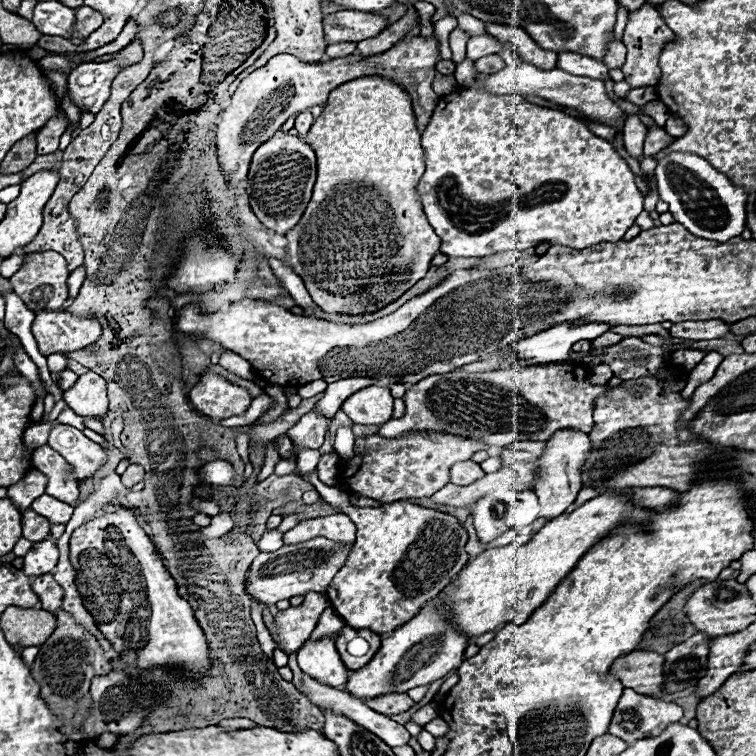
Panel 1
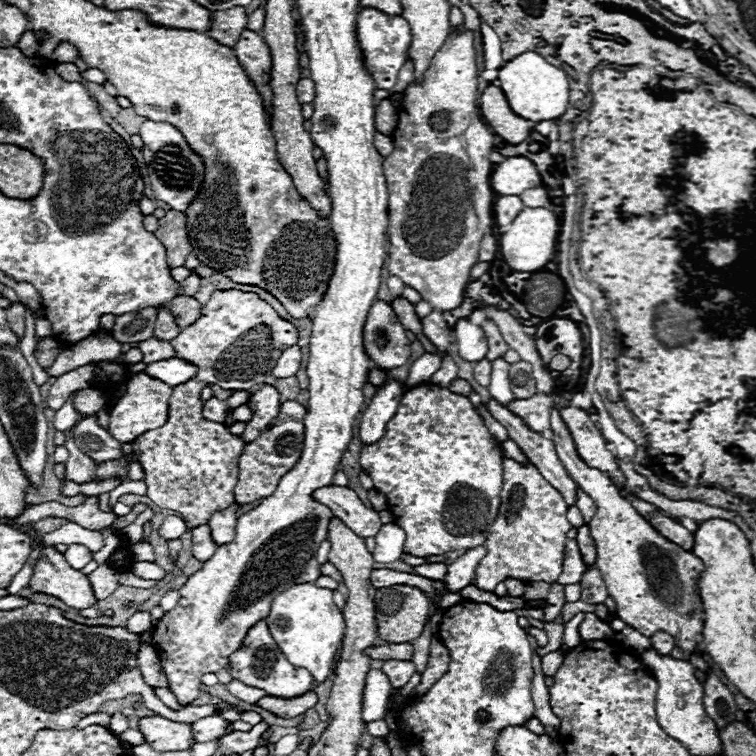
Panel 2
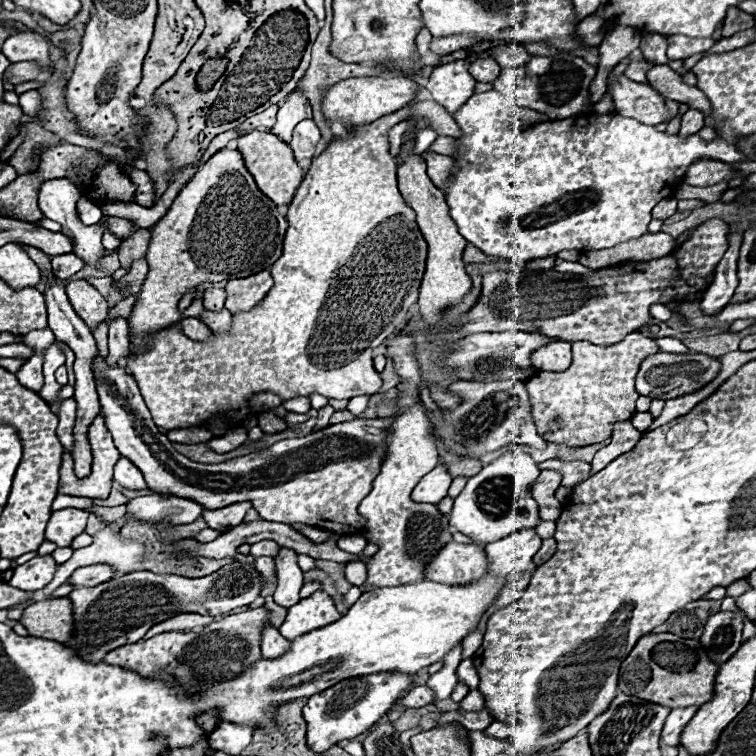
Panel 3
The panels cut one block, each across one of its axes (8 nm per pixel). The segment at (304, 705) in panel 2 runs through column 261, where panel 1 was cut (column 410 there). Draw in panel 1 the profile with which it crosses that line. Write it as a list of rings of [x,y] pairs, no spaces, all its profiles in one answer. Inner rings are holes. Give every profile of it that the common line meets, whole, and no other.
[[[398,692],[382,694],[378,698],[368,698],[368,700],[364,700],[364,704],[386,716],[406,712],[410,706],[414,706],[414,702],[410,702],[410,698],[406,698],[406,694],[398,694]]]

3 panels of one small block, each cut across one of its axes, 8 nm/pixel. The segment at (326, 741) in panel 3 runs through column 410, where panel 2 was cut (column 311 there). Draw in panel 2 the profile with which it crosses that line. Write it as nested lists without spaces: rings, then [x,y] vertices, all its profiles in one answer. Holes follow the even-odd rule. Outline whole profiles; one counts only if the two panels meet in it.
[[[258,620],[246,634],[246,638],[242,640],[242,648],[236,650],[232,656],[230,656],[230,664],[228,664],[228,670],[232,674],[234,680],[240,680],[248,686],[254,686],[254,688],[262,688],[266,690],[268,694],[272,696],[282,696],[282,698],[292,698],[292,696],[298,696],[298,694],[304,694],[306,690],[312,688],[312,674],[306,672],[306,670],[298,670],[296,666],[292,666],[284,654],[278,650],[274,638],[270,636],[270,630],[266,626],[264,620]]]

